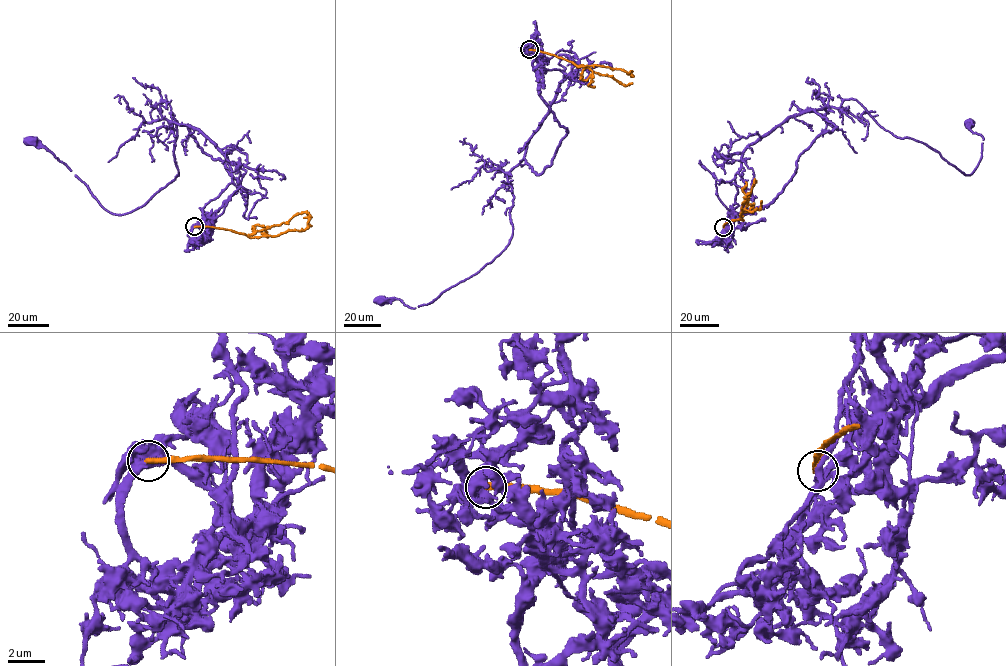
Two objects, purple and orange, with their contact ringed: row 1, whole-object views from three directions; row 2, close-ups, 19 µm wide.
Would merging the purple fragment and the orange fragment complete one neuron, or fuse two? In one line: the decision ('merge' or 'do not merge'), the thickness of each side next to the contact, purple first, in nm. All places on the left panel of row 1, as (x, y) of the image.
do not merge; 440 nm thick on the purple side, 320 nm on the other

